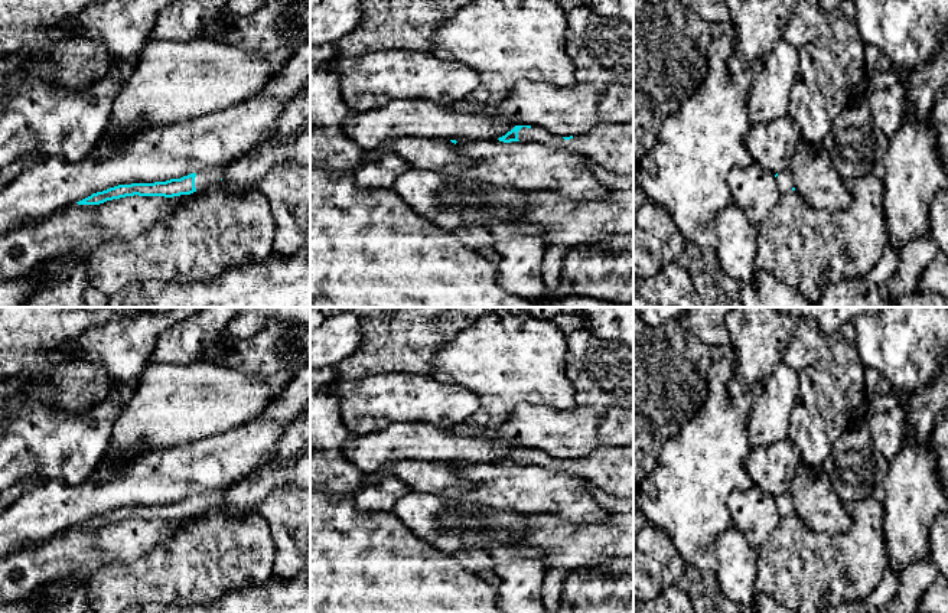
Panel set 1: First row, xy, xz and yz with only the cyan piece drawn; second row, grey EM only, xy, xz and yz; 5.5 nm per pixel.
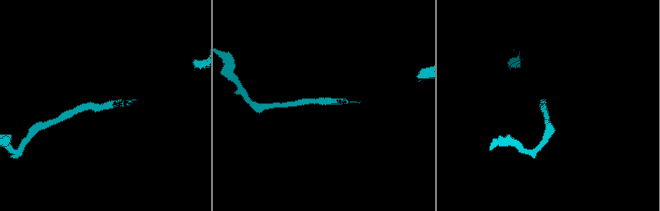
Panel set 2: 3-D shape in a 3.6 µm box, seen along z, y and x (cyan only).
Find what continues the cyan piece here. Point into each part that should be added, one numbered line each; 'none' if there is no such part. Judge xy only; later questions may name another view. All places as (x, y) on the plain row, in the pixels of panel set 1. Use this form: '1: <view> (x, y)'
1: xy (209, 501)

